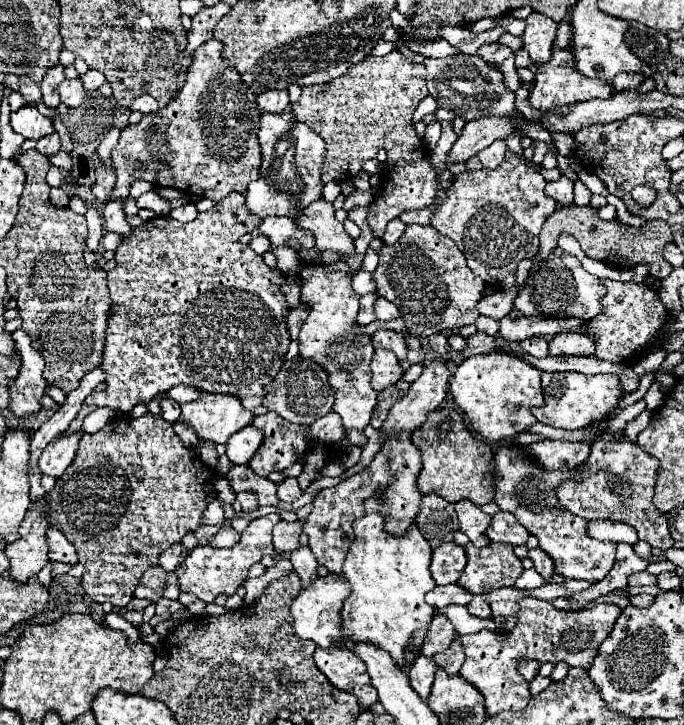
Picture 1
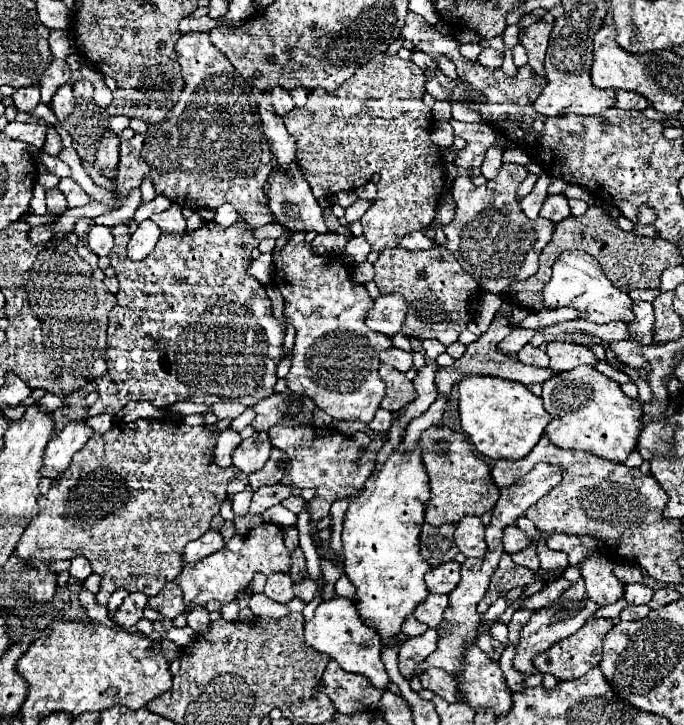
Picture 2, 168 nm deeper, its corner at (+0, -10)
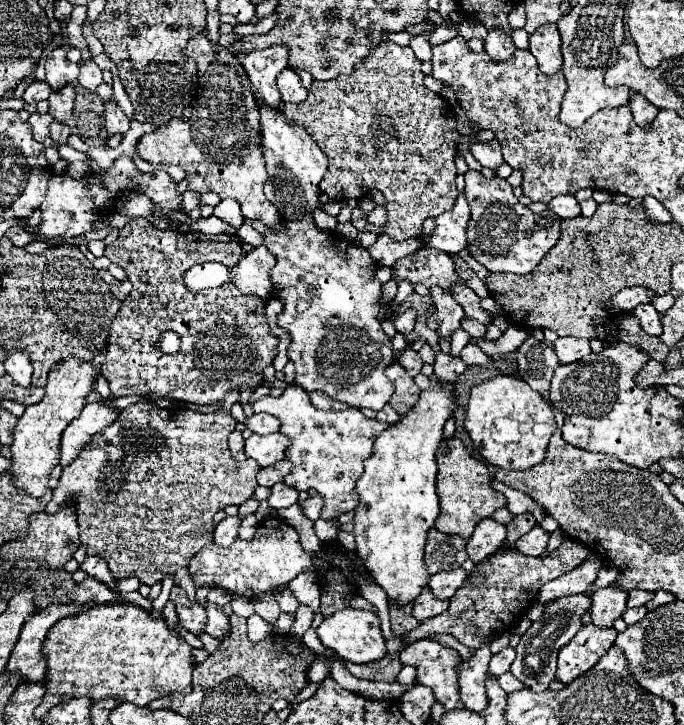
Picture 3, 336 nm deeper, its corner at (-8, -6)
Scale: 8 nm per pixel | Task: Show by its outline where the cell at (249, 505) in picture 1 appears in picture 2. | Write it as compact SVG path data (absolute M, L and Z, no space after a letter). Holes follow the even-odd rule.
M283 484L263 486L263 488L255 490L249 512L251 512L251 514L263 514L267 508L279 504L279 502L285 500L287 496L291 496L291 488L287 488L287 486L283 486Z

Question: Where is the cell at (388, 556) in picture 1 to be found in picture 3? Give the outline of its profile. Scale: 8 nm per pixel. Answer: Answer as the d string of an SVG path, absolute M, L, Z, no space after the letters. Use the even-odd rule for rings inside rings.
M433 382L429 390L423 390L419 402L411 412L401 416L395 426L389 426L377 440L373 448L373 456L365 460L365 472L357 480L359 506L355 508L353 520L353 536L357 544L357 556L363 560L369 570L371 580L381 586L389 600L397 606L411 604L419 592L429 584L431 574L425 566L425 540L427 532L433 528L439 516L439 498L437 498L437 462L435 450L443 438L443 424L455 410L455 390L445 386L443 382Z

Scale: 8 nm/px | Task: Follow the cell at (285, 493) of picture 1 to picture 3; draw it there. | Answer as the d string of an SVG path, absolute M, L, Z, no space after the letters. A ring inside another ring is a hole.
M315 496L315 498L307 498L305 502L299 502L299 506L303 508L303 514L309 518L309 520L319 520L319 514L321 514L321 508L323 508L323 498L321 496Z

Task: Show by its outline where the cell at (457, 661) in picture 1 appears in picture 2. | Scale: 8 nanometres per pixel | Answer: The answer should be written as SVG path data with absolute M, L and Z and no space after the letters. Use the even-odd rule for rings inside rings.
M429 668L419 678L421 678L421 684L423 684L425 690L431 690L433 694L441 696L447 702L455 702L457 682L455 682L453 676L449 676L441 668Z

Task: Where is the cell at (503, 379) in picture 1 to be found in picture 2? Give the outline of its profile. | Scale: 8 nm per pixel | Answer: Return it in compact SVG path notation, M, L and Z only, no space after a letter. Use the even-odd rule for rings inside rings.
M471 376L459 384L461 428L475 448L493 460L521 460L539 442L549 424L549 414L541 398L533 396L527 386L503 378Z

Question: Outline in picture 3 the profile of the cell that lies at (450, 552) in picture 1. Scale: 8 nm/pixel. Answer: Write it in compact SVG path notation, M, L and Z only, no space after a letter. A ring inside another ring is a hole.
M455 568L455 570L449 570L449 572L437 572L429 580L429 588L437 598L445 600L445 598L451 598L465 584L467 576L469 574L467 574L465 568Z

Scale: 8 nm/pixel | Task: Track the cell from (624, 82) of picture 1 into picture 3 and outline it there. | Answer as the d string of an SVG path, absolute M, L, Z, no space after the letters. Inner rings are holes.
M631 94L631 100L629 100L629 108L633 112L633 118L635 122L647 130L647 126L653 122L653 118L657 116L657 108L641 94Z

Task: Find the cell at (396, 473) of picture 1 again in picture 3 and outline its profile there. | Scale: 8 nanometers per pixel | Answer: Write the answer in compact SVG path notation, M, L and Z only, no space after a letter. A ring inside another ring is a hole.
M439 352L433 368L435 368L435 374L437 374L445 384L451 386L451 384L457 380L457 376L459 376L461 372L465 372L469 366L467 366L461 358L453 358L451 354Z

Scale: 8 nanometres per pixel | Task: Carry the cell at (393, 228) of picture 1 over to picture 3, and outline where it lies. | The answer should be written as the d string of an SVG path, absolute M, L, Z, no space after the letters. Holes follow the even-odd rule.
M461 174L457 176L457 188L459 188L459 196L455 206L449 212L443 212L441 216L437 216L437 230L425 242L427 246L443 250L447 254L457 254L467 246L465 228L469 220L469 206L463 194L465 180Z

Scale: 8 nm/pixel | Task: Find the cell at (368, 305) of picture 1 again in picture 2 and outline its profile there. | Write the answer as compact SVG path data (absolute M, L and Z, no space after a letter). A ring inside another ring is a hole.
M401 294L380 295L368 312L367 324L375 332L393 336L401 331L407 316L407 300Z

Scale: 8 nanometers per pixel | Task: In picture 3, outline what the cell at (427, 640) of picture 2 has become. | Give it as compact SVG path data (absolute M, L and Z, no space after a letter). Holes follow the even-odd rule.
M406 665L402 667L397 677L397 682L410 689L413 687L415 679L416 679L415 666Z

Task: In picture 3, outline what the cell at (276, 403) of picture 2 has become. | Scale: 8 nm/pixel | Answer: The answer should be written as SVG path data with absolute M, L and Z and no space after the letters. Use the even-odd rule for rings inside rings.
M253 414L251 418L245 420L245 424L255 434L279 432L279 420L275 420L275 416L271 416L271 414Z

